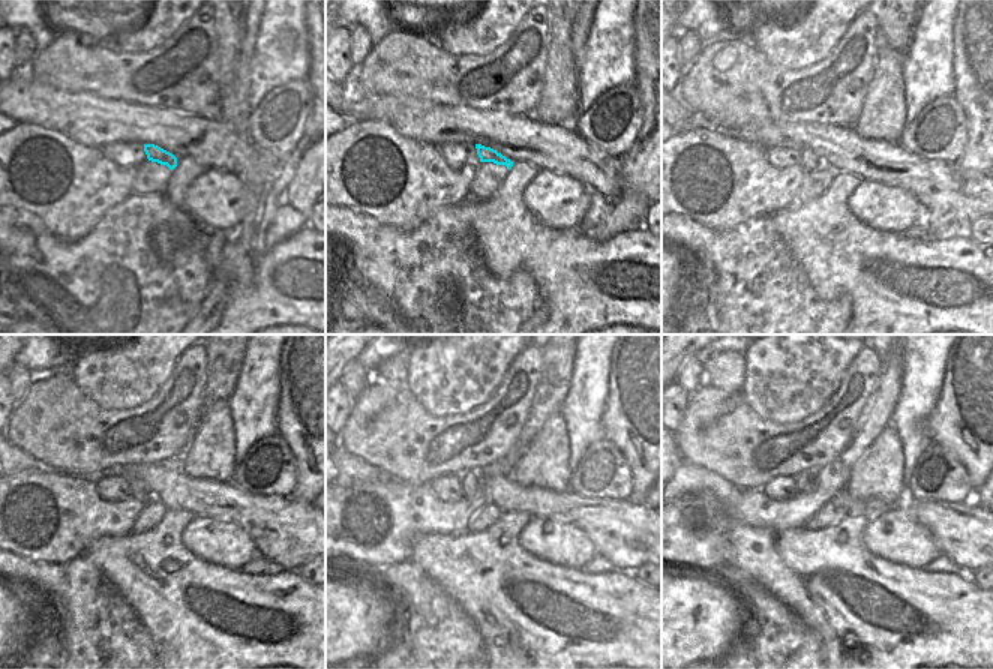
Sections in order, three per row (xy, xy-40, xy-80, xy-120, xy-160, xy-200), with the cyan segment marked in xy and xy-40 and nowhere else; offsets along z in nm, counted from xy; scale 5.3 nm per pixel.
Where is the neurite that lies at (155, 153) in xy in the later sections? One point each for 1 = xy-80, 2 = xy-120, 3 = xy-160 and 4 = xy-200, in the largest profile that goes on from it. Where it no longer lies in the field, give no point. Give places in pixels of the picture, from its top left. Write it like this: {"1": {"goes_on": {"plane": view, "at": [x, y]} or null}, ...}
{"1": {"goes_on": {"plane": "xy-80", "at": [810, 161]}}, "2": {"goes_on": {"plane": "xy-120", "at": [137, 491]}}, "3": {"goes_on": {"plane": "xy-160", "at": [471, 482]}}, "4": {"goes_on": {"plane": "xy-200", "at": [806, 482]}}}

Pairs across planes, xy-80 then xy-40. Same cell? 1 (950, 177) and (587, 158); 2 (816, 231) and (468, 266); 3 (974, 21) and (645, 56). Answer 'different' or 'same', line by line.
1: same
2: different
3: same

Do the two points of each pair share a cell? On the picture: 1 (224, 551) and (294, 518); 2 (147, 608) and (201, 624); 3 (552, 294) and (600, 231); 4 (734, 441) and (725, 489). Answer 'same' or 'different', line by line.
1: different
2: same
3: different
4: different

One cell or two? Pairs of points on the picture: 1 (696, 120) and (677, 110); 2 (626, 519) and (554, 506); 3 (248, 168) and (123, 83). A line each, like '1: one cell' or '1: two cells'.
1: one cell
2: one cell
3: two cells

